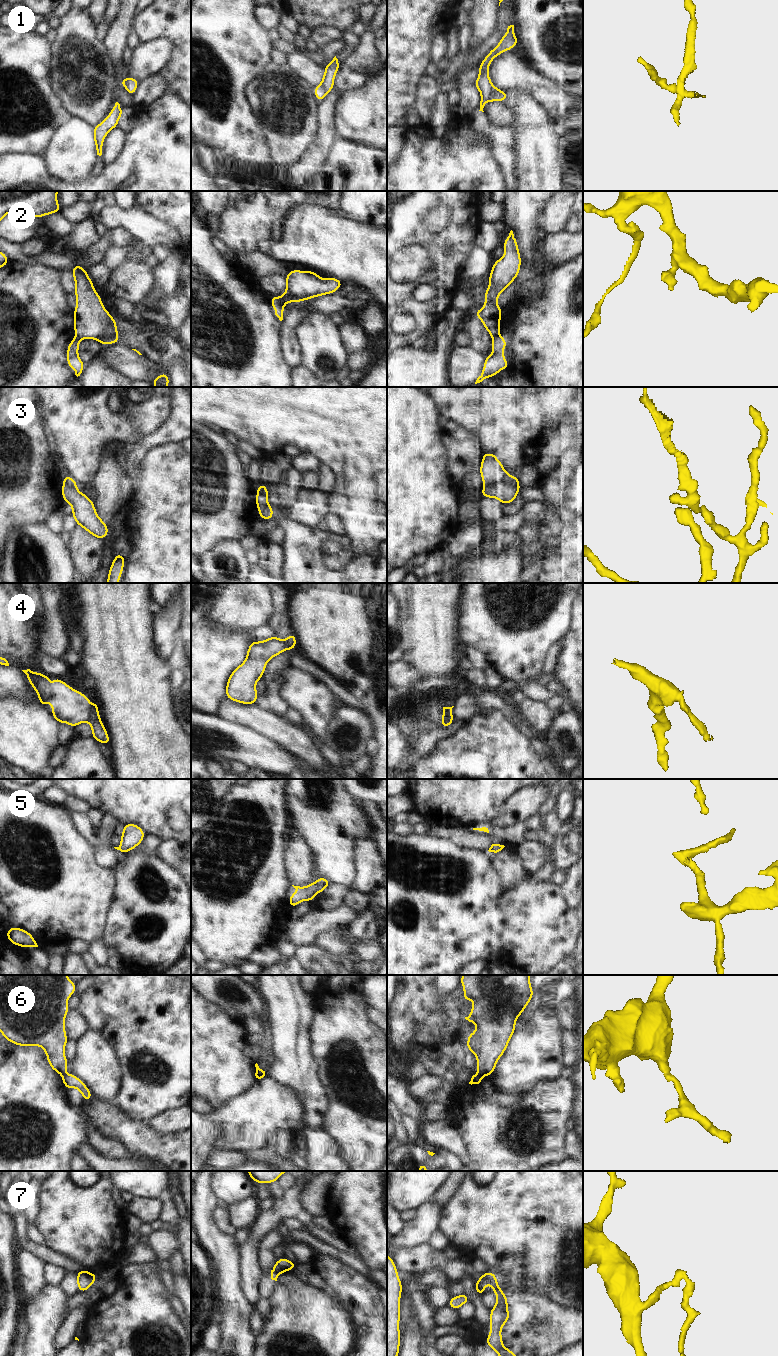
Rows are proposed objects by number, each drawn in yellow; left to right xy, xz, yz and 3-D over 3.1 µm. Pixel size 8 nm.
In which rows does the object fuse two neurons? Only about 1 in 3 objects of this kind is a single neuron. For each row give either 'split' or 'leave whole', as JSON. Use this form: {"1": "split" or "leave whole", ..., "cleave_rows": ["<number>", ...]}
{"1": "split", "2": "split", "3": "split", "4": "split", "5": "leave whole", "6": "split", "7": "split", "cleave_rows": ["1", "2", "3", "4", "6", "7"]}

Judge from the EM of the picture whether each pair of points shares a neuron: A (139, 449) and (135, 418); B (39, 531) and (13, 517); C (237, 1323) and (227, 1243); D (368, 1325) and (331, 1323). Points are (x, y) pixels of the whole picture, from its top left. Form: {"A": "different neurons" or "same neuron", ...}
{"A": "different neurons", "B": "different neurons", "C": "same neuron", "D": "different neurons"}

